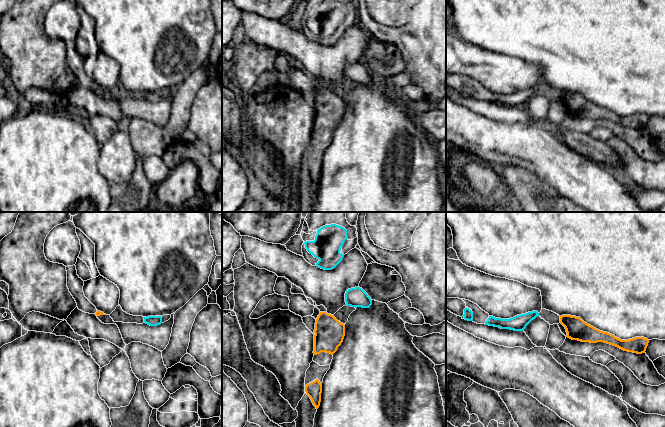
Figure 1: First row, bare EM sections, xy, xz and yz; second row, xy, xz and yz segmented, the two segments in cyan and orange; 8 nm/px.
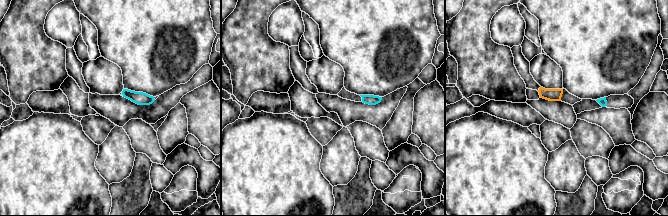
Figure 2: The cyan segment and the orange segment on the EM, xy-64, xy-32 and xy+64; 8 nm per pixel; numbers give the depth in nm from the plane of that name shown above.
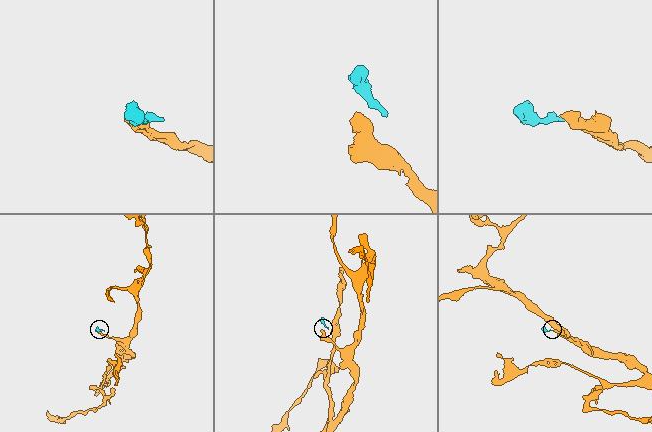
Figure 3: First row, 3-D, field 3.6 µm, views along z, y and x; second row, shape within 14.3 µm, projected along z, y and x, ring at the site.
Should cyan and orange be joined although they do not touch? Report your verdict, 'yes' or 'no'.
no

